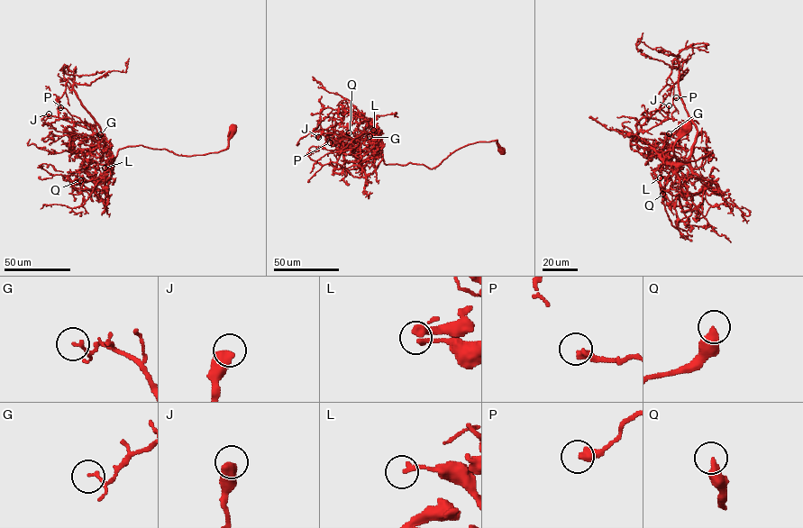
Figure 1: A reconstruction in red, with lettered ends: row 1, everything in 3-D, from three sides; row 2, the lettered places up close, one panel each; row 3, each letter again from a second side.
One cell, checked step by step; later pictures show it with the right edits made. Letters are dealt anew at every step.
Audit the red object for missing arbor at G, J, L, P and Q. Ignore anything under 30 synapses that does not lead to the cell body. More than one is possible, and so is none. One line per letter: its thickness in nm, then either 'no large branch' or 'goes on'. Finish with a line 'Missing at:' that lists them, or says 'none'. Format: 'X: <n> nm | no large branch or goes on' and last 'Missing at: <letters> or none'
G: 100 nm | no large branch
J: 550 nm | no large branch
L: 200 nm | no large branch
P: 360 nm | no large branch
Q: 440 nm | no large branch
Missing at: none

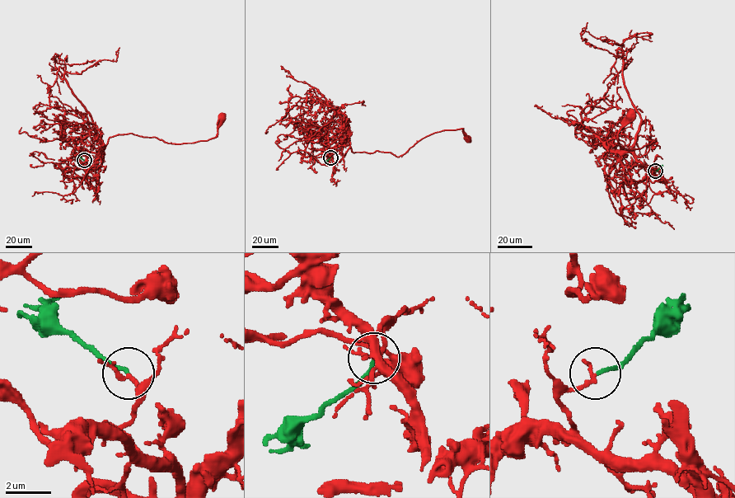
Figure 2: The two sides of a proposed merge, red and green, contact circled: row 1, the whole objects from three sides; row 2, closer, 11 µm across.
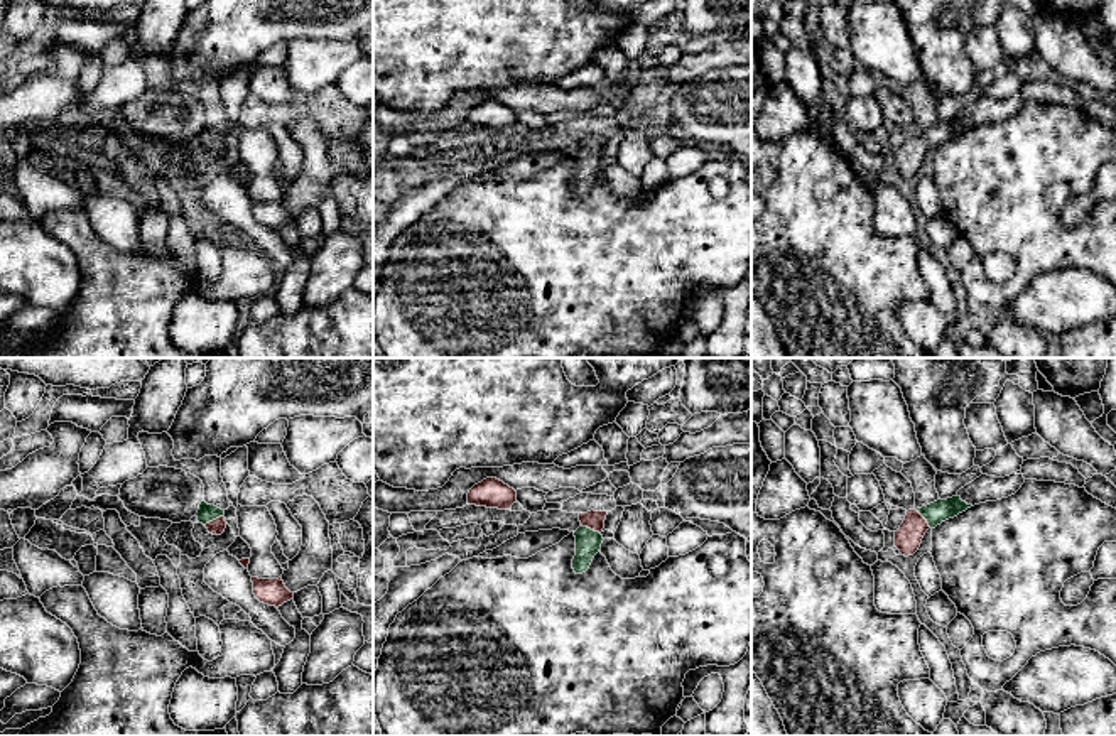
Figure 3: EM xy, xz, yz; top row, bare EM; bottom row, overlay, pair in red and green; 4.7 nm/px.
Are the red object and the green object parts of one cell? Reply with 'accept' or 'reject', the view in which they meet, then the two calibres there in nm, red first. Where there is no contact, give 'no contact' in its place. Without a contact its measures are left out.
accept | xz | 90/130 nm

